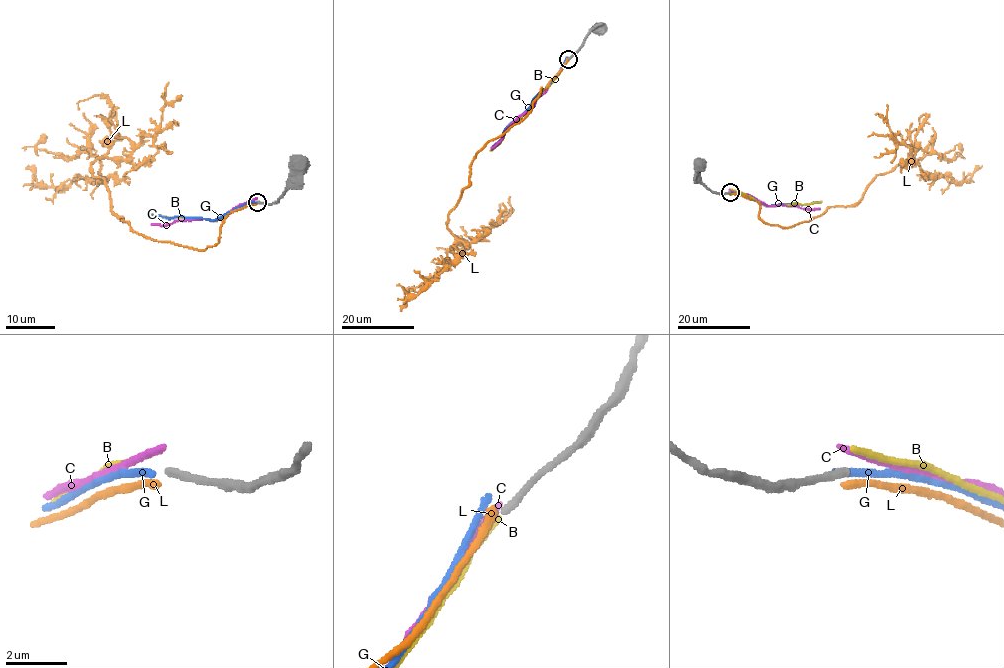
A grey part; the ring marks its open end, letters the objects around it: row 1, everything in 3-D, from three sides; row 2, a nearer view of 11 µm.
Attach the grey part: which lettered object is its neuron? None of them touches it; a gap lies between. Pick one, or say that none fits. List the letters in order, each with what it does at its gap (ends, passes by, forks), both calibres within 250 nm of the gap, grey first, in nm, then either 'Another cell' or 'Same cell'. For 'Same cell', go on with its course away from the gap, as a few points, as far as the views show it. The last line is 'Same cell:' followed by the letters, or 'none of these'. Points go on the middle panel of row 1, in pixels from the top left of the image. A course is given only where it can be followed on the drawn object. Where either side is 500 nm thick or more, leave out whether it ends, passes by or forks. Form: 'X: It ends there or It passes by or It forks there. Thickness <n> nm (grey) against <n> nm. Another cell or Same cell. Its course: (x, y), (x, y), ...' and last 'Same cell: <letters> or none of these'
B: It ends there. Thickness 260 nm (grey) against 240 nm. Another cell
C: It ends there. Thickness 260 nm (grey) against 280 nm. Another cell
G: It ends there. Thickness 260 nm (grey) against 240 nm. Another cell
L: It ends there. Thickness 260 nm (grey) against 280 nm. Another cell
Same cell: none of these

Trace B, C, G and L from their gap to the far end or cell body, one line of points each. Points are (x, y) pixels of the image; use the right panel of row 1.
B: (730, 190), (750, 195), (768, 206), (821, 201)
C: (730, 190), (748, 193), (768, 205), (819, 208)
G: (729, 193), (748, 195), (766, 205), (818, 202)
L: (730, 193), (755, 200), (762, 221), (789, 227), (855, 205), (874, 178), (907, 160), (958, 183), (982, 165)

